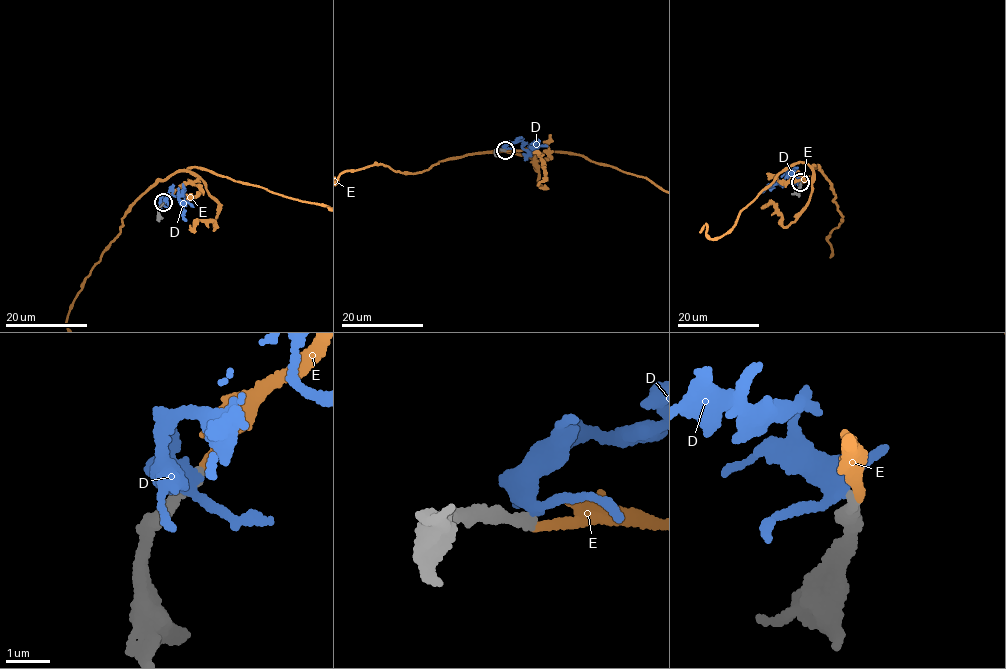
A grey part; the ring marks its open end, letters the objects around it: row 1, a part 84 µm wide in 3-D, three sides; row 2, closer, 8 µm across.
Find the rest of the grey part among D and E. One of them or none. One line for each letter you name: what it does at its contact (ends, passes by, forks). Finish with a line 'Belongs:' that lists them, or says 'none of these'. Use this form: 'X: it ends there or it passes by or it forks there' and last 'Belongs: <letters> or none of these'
E: it ends there
Belongs: E

